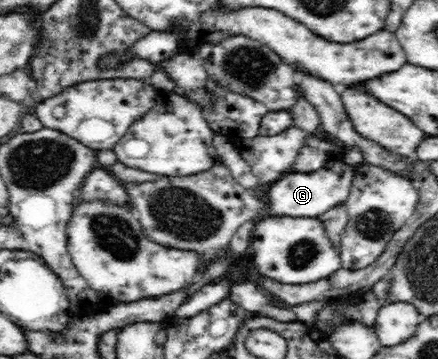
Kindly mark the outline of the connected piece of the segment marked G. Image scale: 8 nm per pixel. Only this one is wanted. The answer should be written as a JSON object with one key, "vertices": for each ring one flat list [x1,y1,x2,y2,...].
{"vertices":[[339,162,333,168,321,168,320,170,309,172,309,174,287,174,282,176,277,182,273,183,269,190,269,204,271,204,271,212,275,216,290,217,320,217,329,209,345,204,349,197,353,180,355,176,355,168]]}

